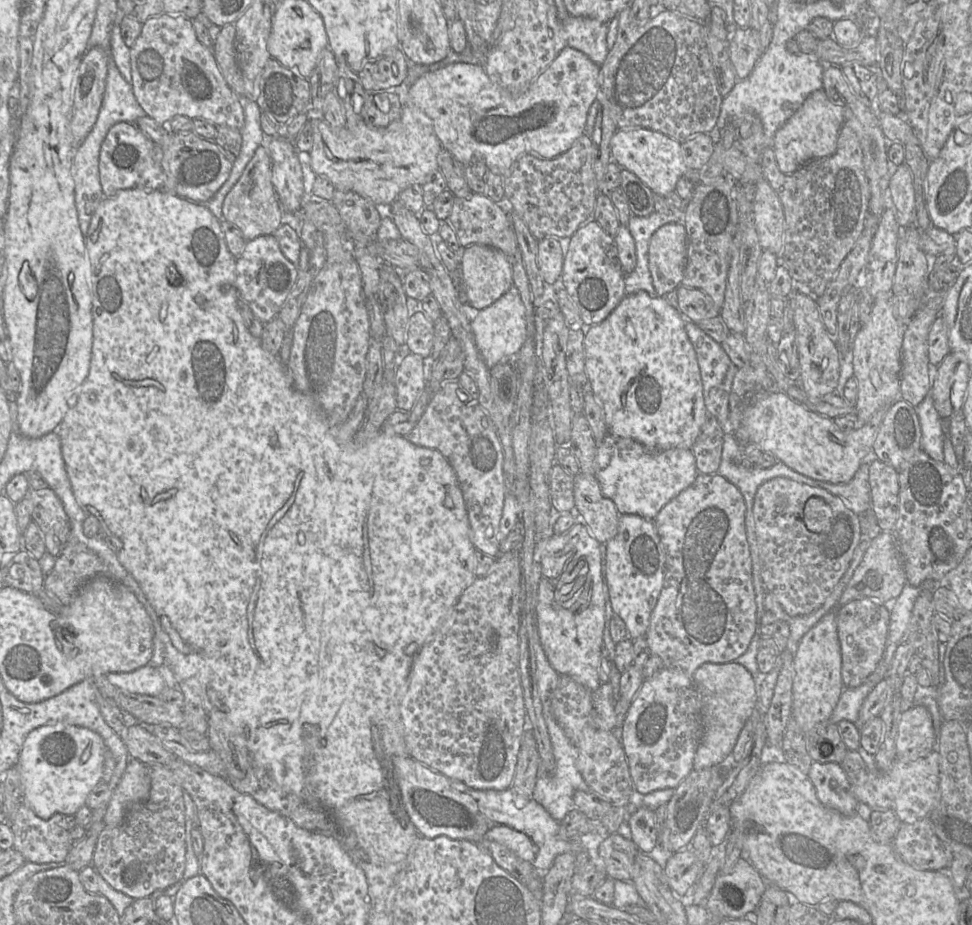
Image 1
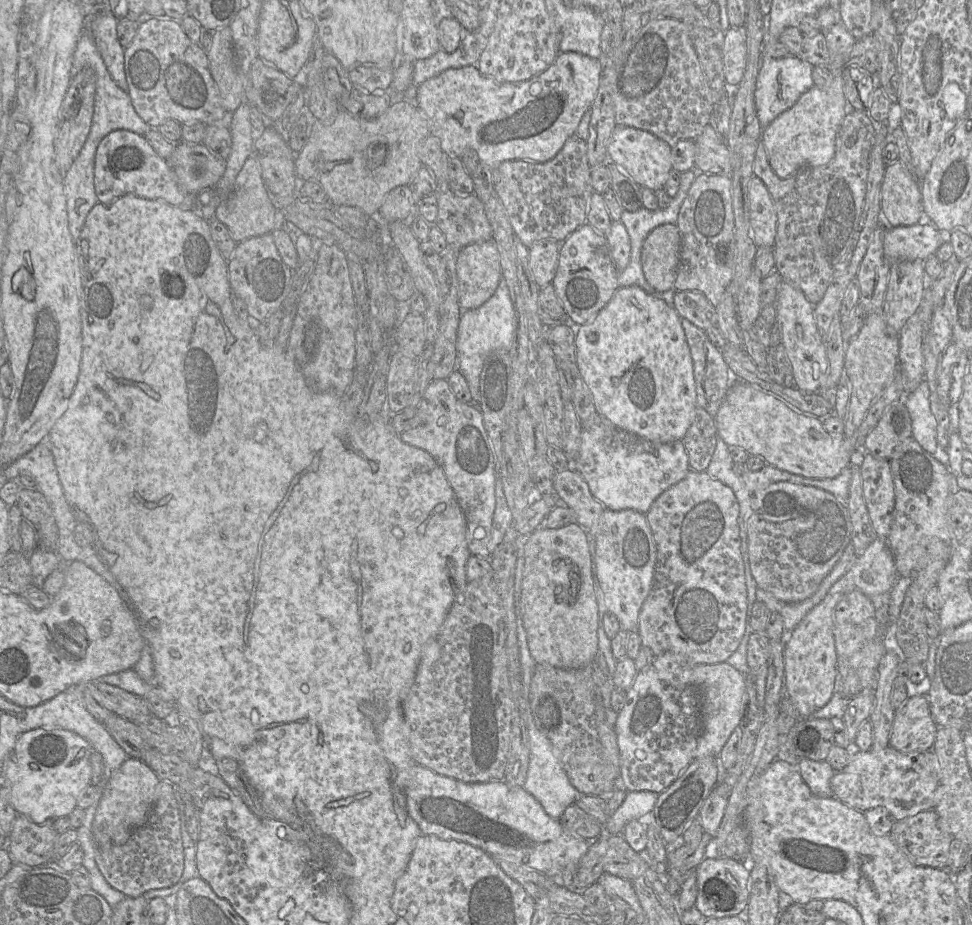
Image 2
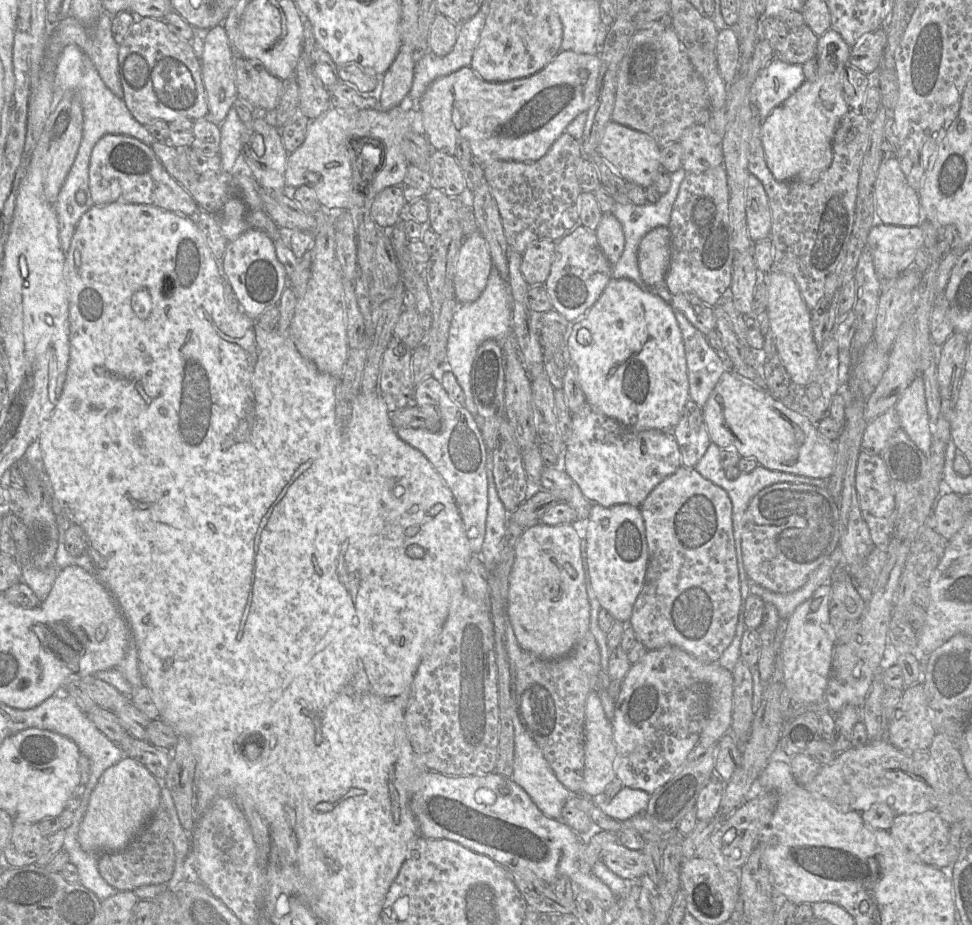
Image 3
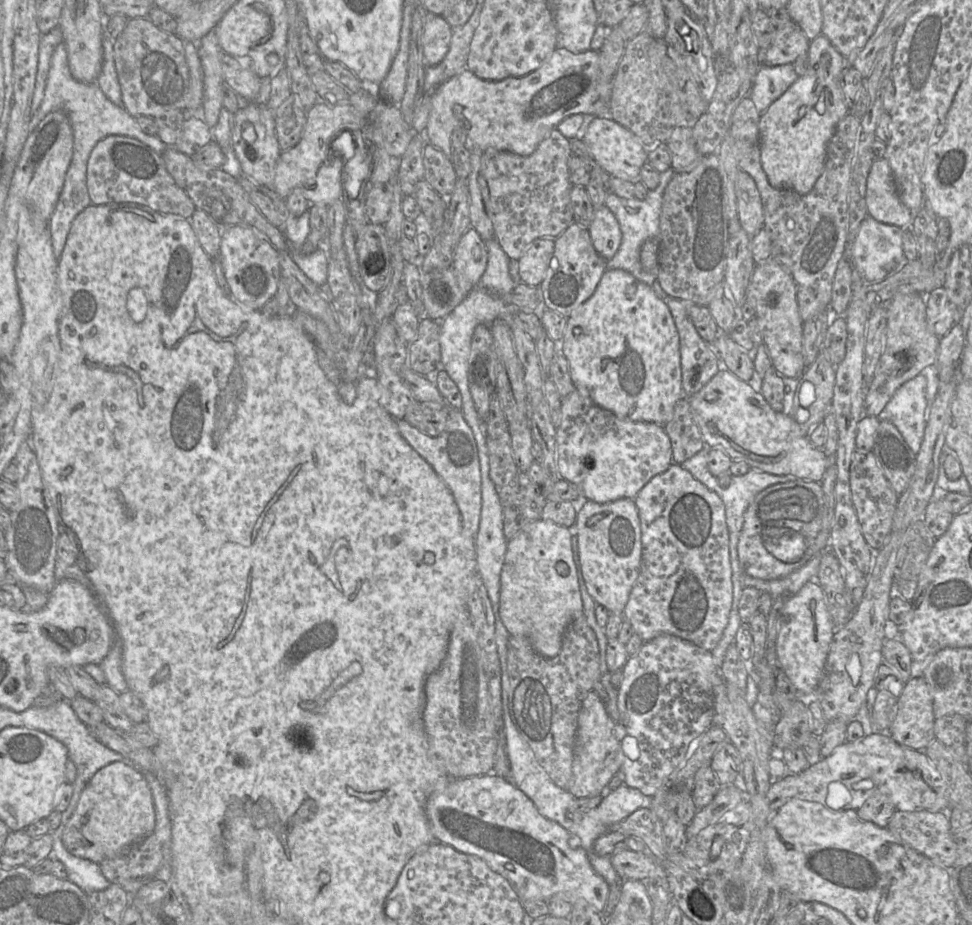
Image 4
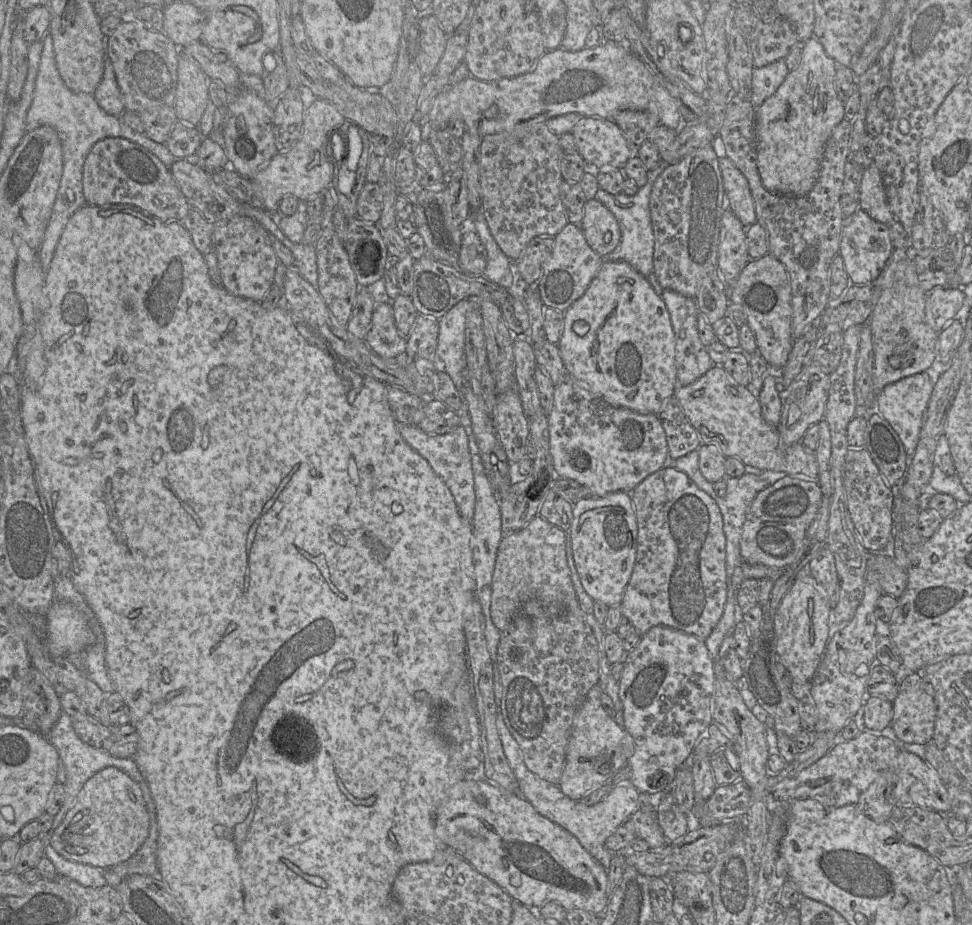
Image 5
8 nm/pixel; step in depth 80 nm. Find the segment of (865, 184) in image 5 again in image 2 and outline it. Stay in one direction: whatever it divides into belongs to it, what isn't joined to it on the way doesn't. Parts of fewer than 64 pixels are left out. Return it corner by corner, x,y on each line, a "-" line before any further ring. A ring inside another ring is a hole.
901,161
885,167
880,205
886,229
915,225
924,213
920,181

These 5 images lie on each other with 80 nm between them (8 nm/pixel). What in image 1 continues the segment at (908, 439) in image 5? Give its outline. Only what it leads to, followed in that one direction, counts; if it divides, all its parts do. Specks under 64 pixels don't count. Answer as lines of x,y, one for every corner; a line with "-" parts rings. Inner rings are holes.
929,393
924,400
915,407
919,418
922,437
921,448
932,459
943,462
943,430
942,418
939,416
934,401

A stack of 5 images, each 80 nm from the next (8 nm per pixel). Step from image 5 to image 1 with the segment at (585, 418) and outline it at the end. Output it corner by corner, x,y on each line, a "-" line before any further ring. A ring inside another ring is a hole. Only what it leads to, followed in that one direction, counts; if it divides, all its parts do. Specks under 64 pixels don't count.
611,433
597,444
594,476
603,496
613,501
619,514
636,514
653,520
697,475
696,460
688,448
653,450

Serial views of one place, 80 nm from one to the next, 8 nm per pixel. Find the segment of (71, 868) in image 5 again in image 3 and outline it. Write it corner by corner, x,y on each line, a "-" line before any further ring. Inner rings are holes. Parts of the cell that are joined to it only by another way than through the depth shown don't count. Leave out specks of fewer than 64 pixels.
84,795
71,826
65,829
63,850
68,854
69,862
78,870
79,883
95,893
100,900
104,900
113,896
118,890
100,875
98,855
84,851
78,842
78,833
87,811
89,797
90,795

